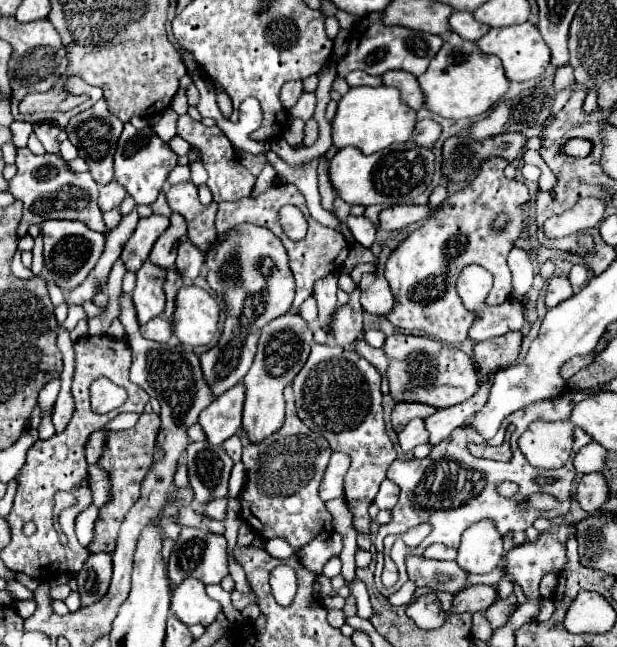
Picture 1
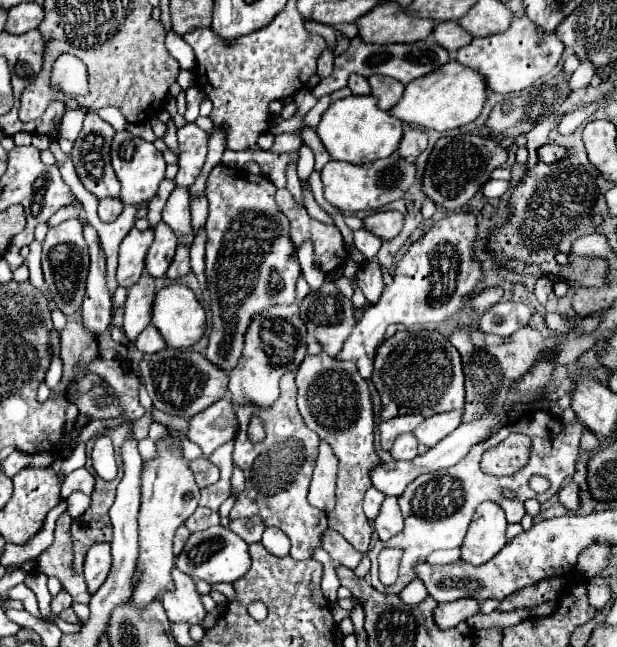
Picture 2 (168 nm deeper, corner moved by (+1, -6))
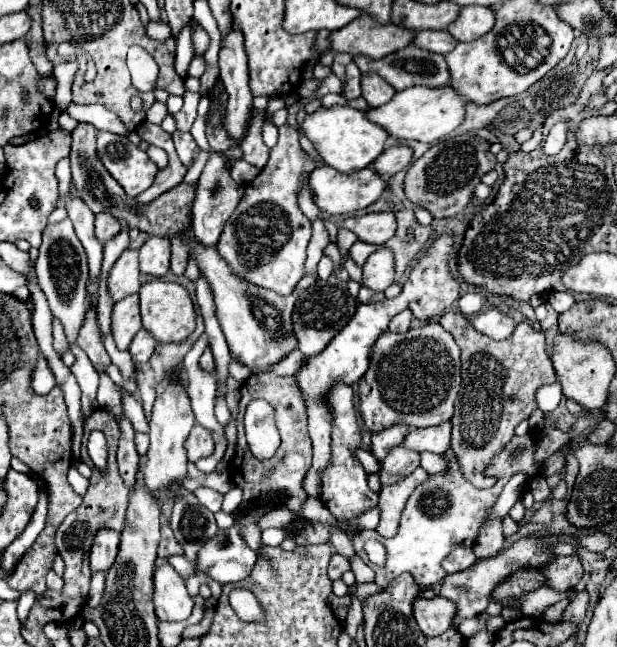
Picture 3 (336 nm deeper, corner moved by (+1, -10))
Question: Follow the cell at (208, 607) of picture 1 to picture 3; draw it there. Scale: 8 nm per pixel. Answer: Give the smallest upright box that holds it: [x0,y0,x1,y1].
[154,562,194,622]

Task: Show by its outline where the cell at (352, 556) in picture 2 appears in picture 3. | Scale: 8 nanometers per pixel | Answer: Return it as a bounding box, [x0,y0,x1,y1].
[350,554,374,582]

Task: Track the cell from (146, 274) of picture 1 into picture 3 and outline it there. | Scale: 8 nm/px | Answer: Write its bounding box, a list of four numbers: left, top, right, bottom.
[112,294,142,350]

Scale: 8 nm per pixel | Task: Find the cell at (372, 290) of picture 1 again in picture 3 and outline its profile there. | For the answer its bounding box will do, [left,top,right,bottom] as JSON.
[362,246,394,292]

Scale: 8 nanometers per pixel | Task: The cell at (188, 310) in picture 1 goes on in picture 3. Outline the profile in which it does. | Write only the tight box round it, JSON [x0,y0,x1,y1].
[140,280,196,342]

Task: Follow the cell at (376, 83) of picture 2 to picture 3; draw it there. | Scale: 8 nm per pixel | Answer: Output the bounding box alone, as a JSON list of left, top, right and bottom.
[362,74,396,108]

